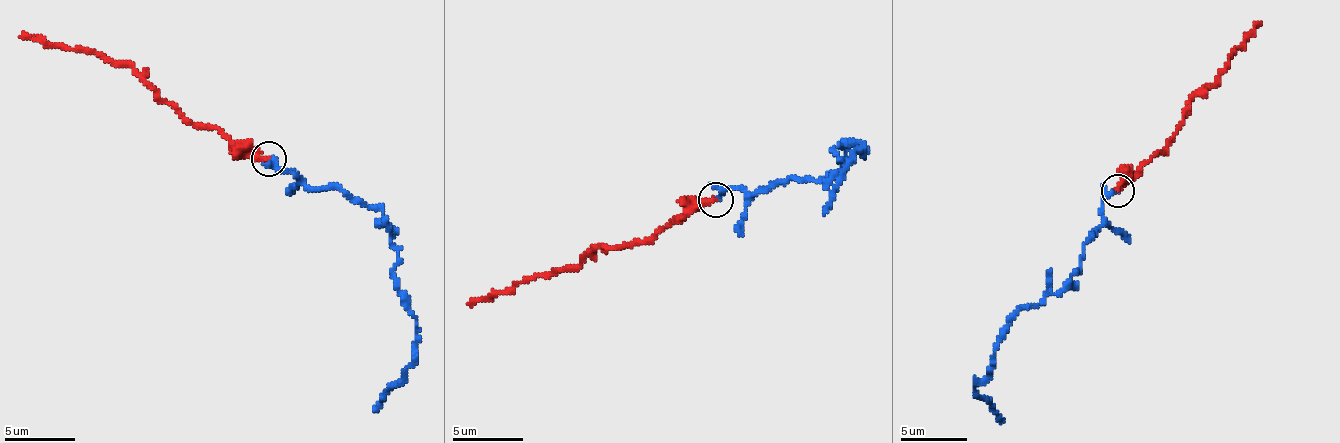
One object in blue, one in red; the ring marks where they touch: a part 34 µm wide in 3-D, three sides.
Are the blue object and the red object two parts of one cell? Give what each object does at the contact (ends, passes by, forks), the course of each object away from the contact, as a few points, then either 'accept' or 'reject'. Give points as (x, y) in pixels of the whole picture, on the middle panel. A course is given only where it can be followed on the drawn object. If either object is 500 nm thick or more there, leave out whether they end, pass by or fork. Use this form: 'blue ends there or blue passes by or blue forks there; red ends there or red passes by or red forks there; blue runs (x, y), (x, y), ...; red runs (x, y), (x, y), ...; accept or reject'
blue passes by; red ends there; blue runs (716, 200), (731, 189), (820, 180), (841, 170), (842, 145), (864, 144), (823, 215); red runs (716, 200), (702, 200), (685, 217), (635, 242), (599, 247), (577, 268), (546, 273), (468, 304); accept

